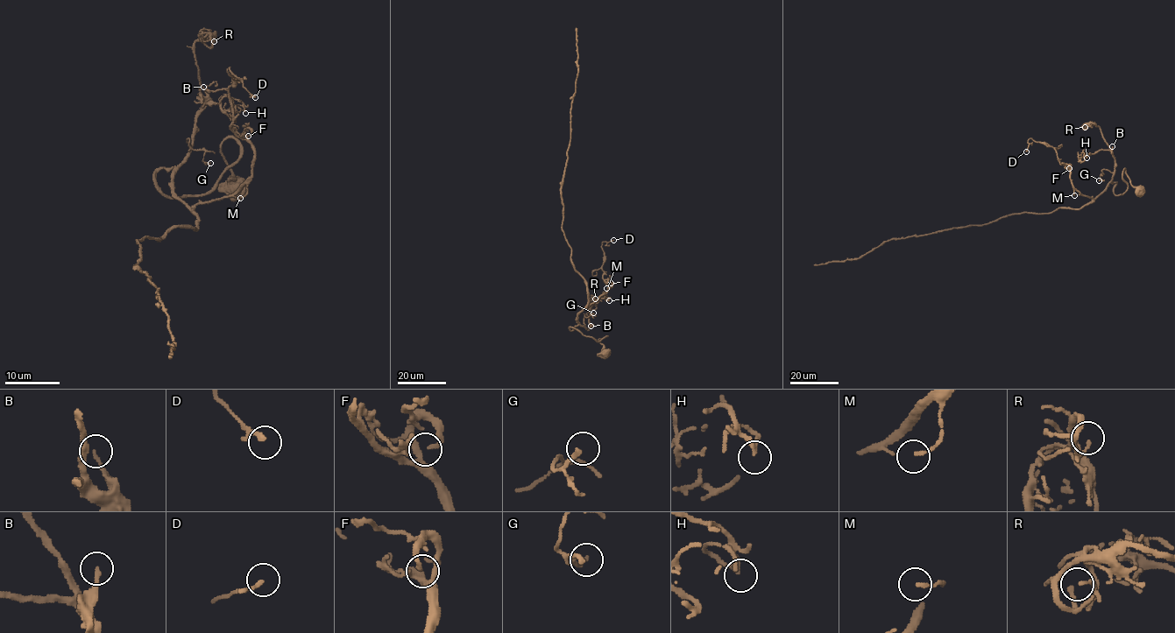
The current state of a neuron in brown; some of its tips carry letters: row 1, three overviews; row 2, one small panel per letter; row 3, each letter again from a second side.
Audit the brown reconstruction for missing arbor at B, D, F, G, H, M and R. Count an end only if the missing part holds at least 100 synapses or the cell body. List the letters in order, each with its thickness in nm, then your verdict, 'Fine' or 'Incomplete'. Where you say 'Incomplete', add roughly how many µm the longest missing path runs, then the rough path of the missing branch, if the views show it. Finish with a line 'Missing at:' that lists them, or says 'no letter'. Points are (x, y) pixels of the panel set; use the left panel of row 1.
B: Thickness 140 nm. Fine
D: Thickness 200 nm. Fine
F: Thickness 180 nm. Fine
G: Thickness 200 nm. Fine
H: Thickness 170 nm. Fine
M: Thickness 140 nm. Fine
R: Thickness 150 nm. Fine
Missing at: no letter

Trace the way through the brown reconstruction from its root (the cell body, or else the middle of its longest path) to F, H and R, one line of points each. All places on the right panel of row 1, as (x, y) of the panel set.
F: (1139, 190), (1124, 169), (1123, 193), (1115, 195), (1116, 182), (1110, 182), (1093, 200), (1072, 186), (1069, 168)
H: (1139, 190), (1124, 169), (1127, 189), (1114, 193), (1114, 158), (1110, 151), (1083, 151), (1086, 158)
R: (1139, 190), (1124, 169), (1127, 189), (1114, 193), (1114, 158), (1100, 129), (1086, 123), (1085, 127)

